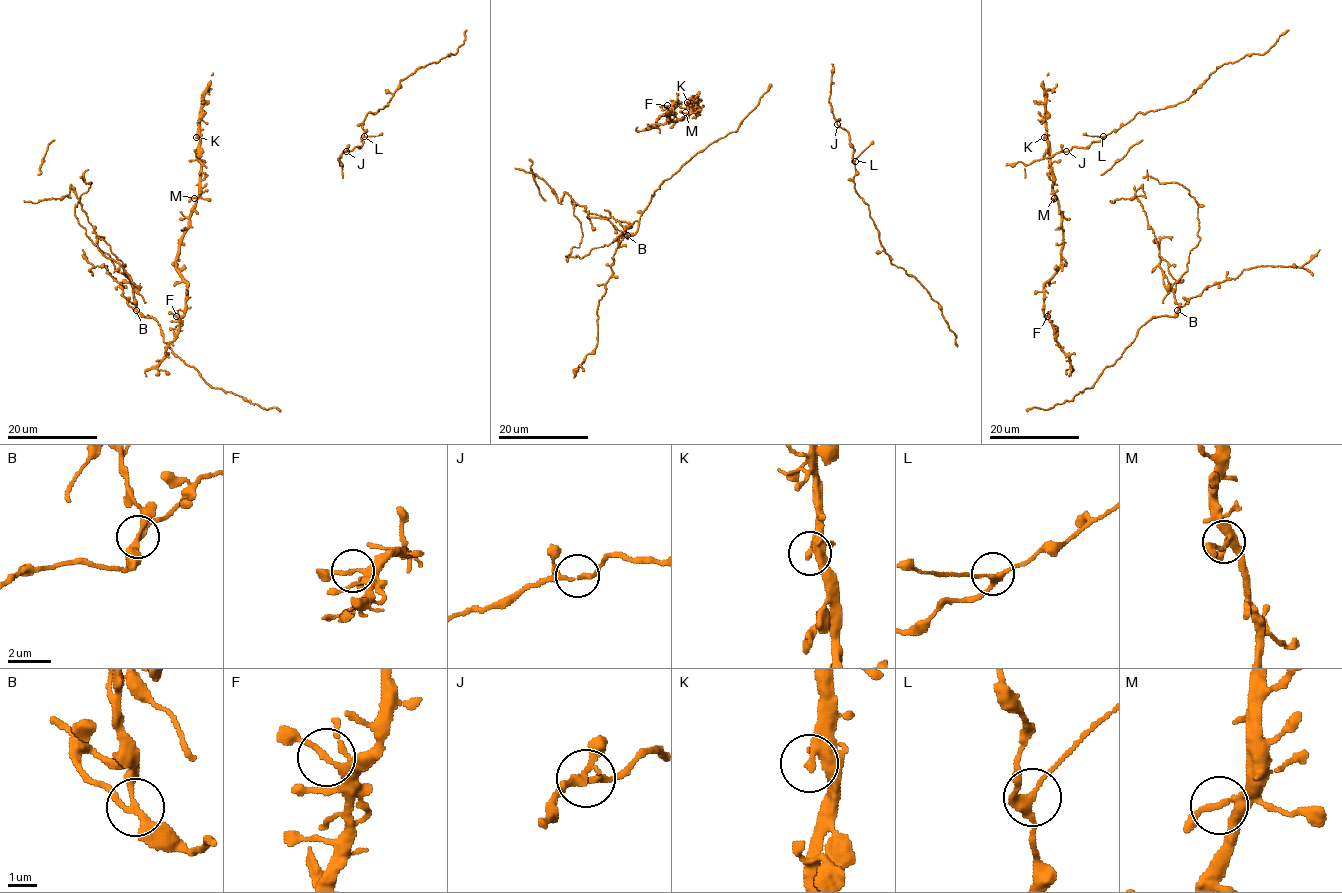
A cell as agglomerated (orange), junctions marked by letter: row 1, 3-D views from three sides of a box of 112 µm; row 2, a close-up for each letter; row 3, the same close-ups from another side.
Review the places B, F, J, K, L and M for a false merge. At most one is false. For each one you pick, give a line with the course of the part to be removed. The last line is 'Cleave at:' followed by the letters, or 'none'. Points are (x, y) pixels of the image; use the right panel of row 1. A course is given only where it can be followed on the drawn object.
Cleave at: B

